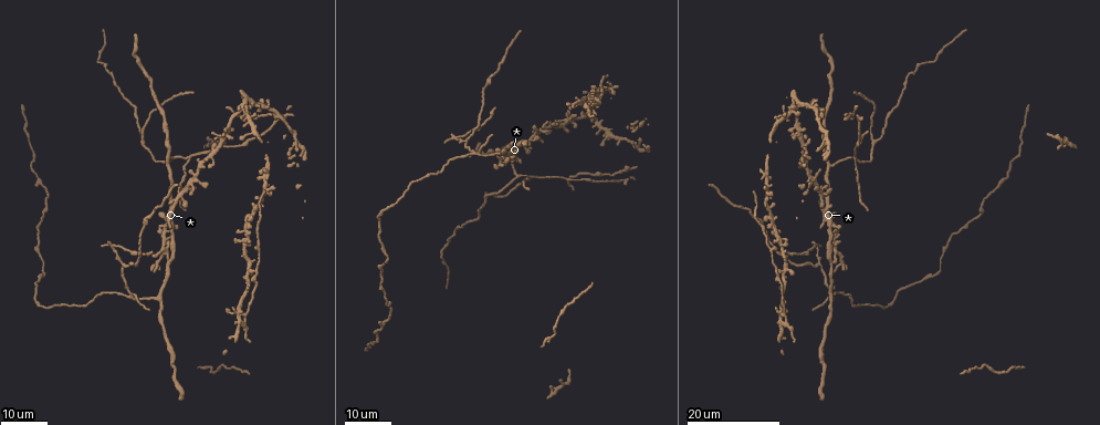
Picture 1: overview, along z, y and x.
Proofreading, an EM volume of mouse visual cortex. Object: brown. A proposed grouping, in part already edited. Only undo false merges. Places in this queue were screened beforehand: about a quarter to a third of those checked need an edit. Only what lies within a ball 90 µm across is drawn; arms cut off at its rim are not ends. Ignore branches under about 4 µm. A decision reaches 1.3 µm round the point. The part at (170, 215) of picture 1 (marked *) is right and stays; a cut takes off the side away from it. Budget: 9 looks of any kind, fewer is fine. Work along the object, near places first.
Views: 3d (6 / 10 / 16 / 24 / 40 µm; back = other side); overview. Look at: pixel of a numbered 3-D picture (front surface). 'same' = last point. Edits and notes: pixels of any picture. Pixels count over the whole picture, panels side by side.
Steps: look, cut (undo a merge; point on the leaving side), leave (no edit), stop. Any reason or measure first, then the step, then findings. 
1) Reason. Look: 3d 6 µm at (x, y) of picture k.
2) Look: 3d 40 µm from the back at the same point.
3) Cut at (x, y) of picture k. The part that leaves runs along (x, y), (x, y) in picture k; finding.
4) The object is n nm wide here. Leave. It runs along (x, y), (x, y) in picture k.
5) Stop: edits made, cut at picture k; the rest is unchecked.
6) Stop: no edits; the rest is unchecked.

Four or more arms meet. Look: 3d 24 µm at (826, 207) of picture 1.

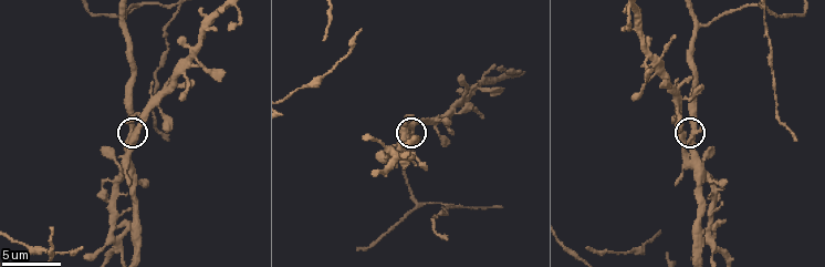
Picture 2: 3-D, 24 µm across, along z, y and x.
Zoom in. Look: 3d 10 µm at (129, 135) of picture 2.

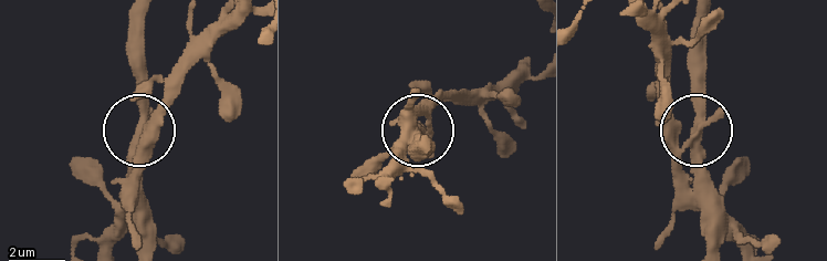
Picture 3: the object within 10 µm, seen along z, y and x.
Leave. It runs along (703, 167), (697, 141), (697, 58) in picture 3; continuous, no second cell.

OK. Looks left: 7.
Branch point. Look: 3d 10 µm at (700, 25) of picture 2.

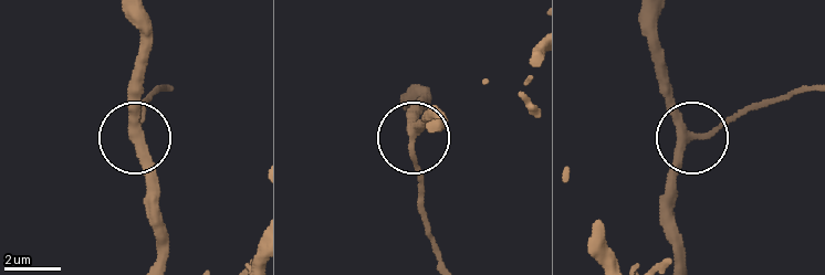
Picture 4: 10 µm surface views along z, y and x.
Look: 3d 6 µm at (689, 135) of picture 4.

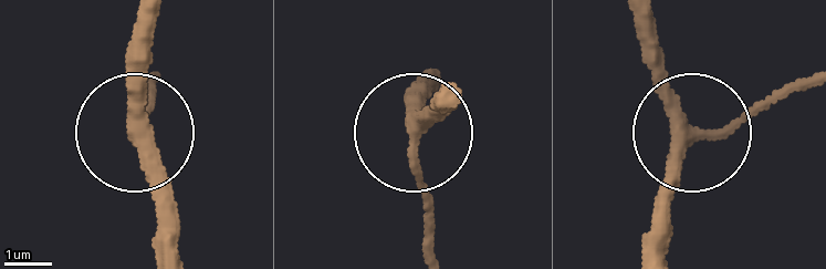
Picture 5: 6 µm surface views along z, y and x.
The side arm is 34 µm long. Leave. It runs along (161, 248), (161, 177), (137, 117), (137, 27) in picture 5; all the same cell.

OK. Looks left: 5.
Three-way junction. Look: 3d 16 µm at (872, 141) of picture 1.

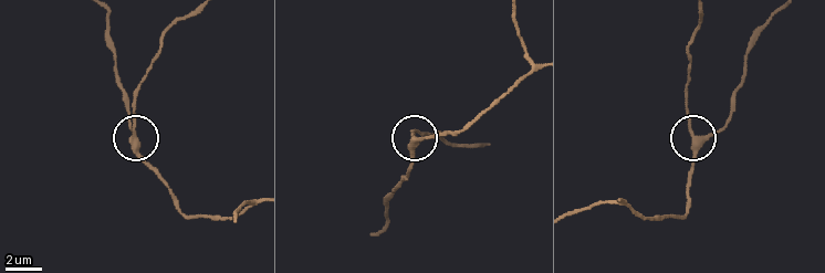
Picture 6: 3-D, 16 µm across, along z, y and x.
Zoom in. Look: 3d 6 µm at (695, 138) of picture 6.

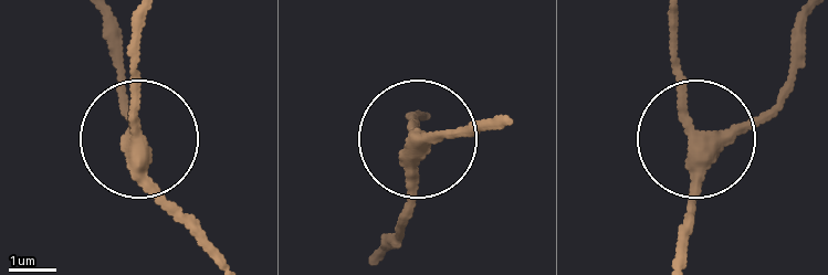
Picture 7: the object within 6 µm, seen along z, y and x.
The object is 310 nm wide here. Leave. It runs along (221, 253), (146, 170), (142, 19) in picture 7; continuous, no second cell.

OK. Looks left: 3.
Four or more arms meet. Look: 3d 24 µm at (131, 293) of picture 1.

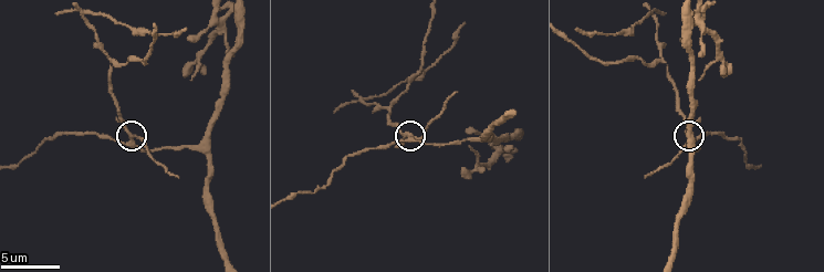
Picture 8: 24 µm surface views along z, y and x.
Look: 3d 10 µm at (133, 141) of picture 8.

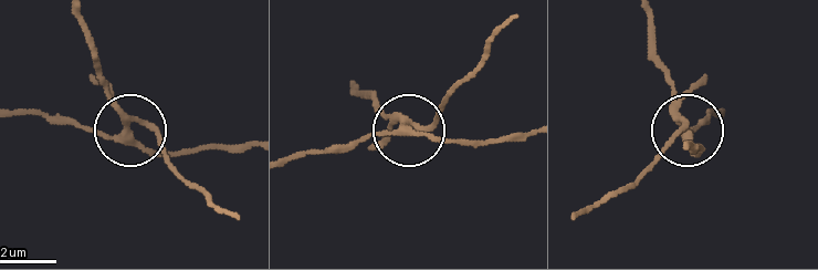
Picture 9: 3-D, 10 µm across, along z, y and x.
Zoom in. Look: 3d 6 µm at (405, 125) of picture 9.

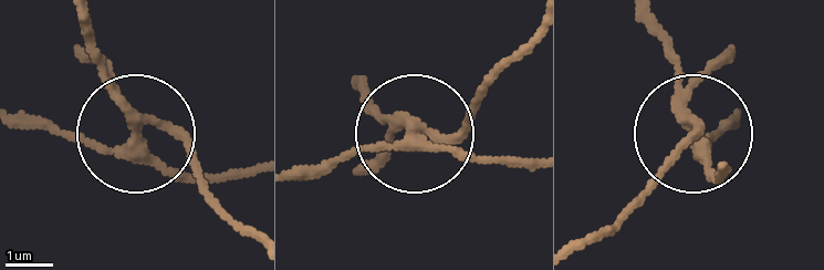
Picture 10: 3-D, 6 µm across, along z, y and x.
4 arms meet here. Cut at (188, 152) of picture 10. A second cell is stuck on.

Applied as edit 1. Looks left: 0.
Stop: edits made, cut at picture 10; the rest is unchecked.

